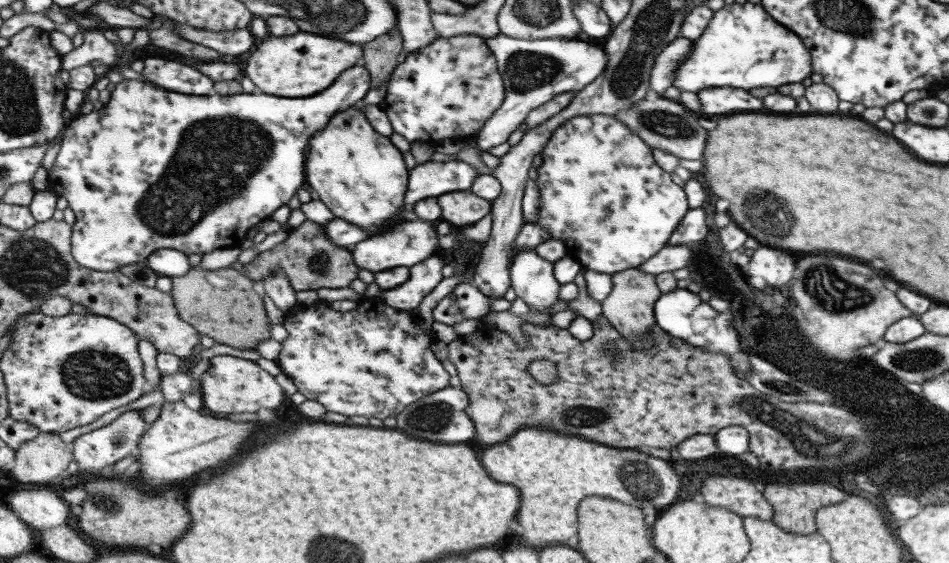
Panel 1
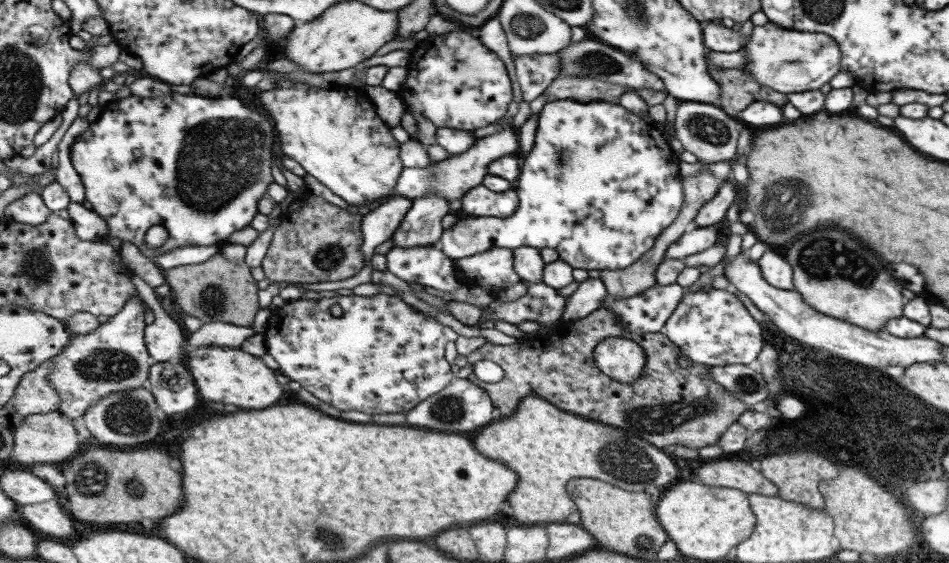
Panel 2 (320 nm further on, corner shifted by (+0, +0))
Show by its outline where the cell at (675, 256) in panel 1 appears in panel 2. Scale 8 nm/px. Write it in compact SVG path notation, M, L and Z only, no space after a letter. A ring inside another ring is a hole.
M713 225L694 227L675 239L665 251L664 258L681 259L689 254L697 254L713 245L717 238L717 230Z

